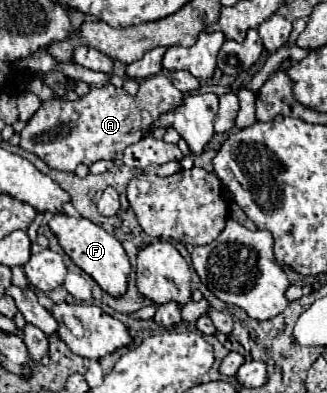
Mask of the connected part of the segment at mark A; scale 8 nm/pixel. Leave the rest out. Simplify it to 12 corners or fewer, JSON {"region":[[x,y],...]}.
{"region":[[165,75],[43,101],[19,145],[57,171],[149,137],[181,107]]}

